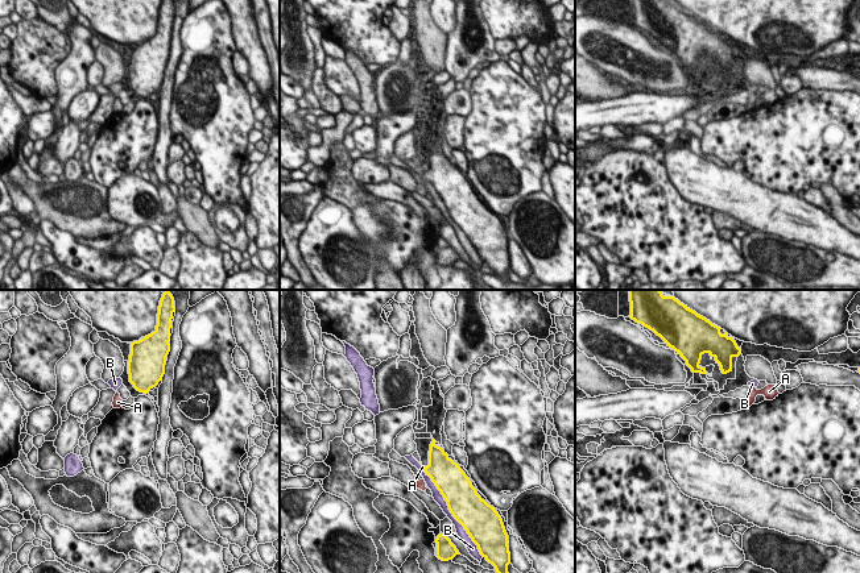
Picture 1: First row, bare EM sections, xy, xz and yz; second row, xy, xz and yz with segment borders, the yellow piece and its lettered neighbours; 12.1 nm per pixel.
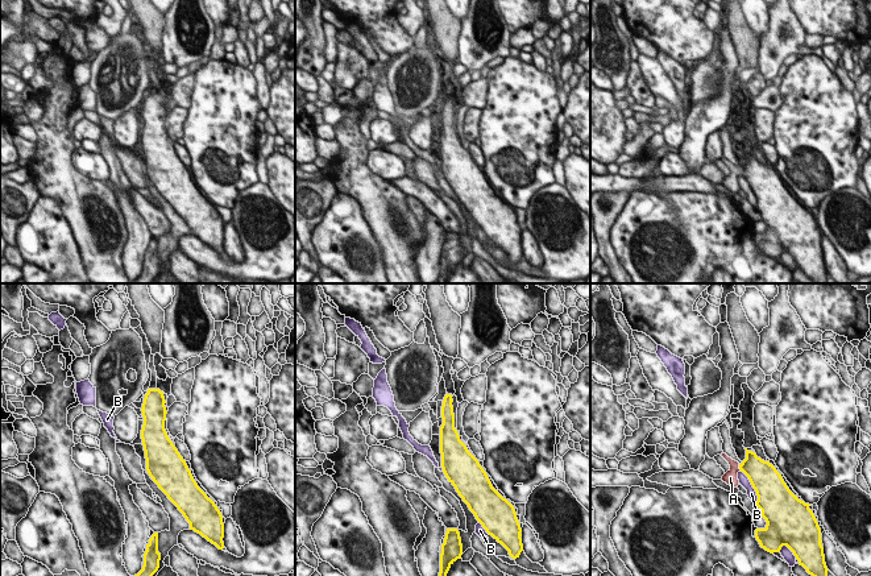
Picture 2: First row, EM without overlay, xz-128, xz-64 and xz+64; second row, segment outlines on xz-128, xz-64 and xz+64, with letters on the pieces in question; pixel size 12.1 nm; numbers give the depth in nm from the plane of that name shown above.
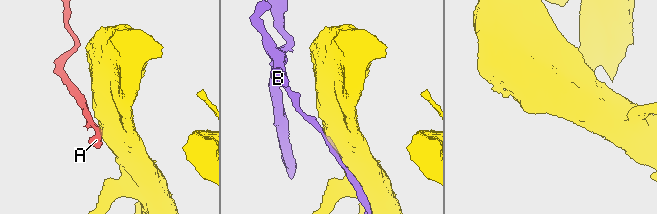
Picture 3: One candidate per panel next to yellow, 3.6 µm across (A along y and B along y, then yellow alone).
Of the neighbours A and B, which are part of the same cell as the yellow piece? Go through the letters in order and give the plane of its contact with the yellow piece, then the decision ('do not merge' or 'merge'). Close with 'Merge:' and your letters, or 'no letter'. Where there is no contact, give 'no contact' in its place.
A: meets yellow in xz; merge
B: meets yellow in xz; do not merge
Merge: A

